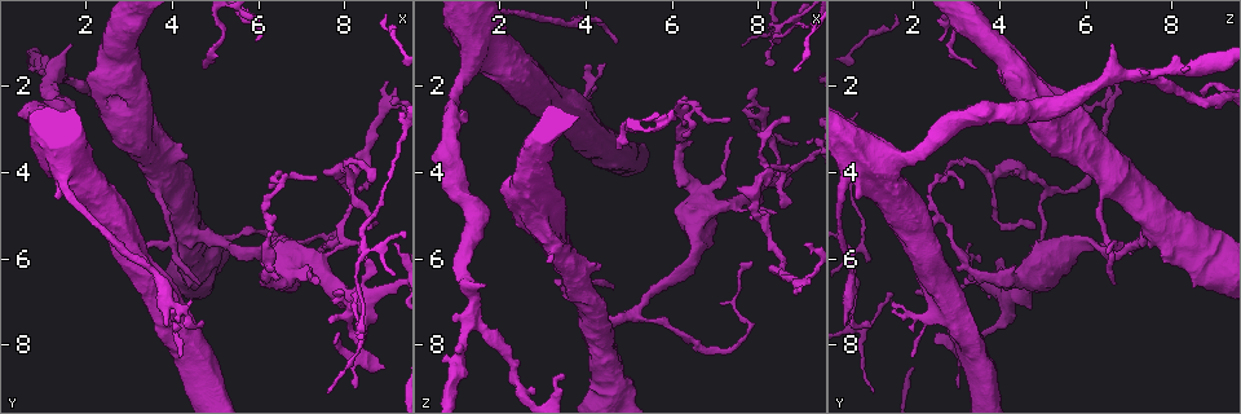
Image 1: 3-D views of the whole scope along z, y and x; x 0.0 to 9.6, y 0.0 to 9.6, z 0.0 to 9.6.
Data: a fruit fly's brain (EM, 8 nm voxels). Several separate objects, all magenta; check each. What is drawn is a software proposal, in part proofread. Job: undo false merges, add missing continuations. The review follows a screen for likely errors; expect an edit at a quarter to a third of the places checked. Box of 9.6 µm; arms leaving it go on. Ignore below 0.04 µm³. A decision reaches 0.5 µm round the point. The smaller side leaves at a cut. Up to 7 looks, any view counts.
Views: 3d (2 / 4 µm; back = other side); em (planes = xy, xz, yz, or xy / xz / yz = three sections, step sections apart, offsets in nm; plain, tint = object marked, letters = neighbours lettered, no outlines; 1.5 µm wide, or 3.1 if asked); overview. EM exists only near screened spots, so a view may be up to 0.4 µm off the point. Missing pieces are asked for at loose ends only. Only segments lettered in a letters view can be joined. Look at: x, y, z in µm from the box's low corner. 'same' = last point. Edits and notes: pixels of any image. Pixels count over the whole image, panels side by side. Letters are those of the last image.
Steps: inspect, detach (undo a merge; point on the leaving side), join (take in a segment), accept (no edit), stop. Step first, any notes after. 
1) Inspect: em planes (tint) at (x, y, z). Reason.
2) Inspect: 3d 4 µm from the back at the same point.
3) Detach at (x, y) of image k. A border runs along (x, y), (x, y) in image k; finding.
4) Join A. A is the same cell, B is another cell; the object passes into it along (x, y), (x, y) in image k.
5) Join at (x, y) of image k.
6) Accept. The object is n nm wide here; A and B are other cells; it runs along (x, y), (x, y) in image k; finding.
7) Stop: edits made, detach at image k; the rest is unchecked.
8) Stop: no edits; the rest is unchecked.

Inspect: em planes (letters) at (1.35, 4.60, 0.80). Thick end.

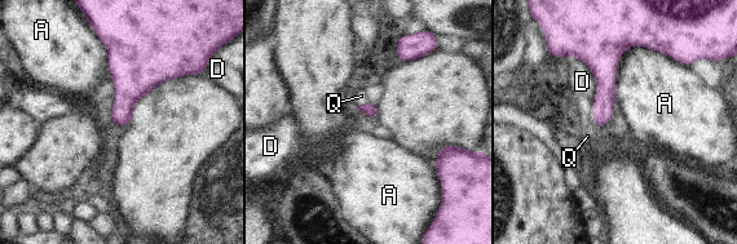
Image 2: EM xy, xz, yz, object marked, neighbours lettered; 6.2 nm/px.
Join Q. Q is the same cell, A and D are other cells; the object passes into it along (369, 109), (362, 105), (361, 96) in image 2; the cell continues.

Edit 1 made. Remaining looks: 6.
Inspect: overview.

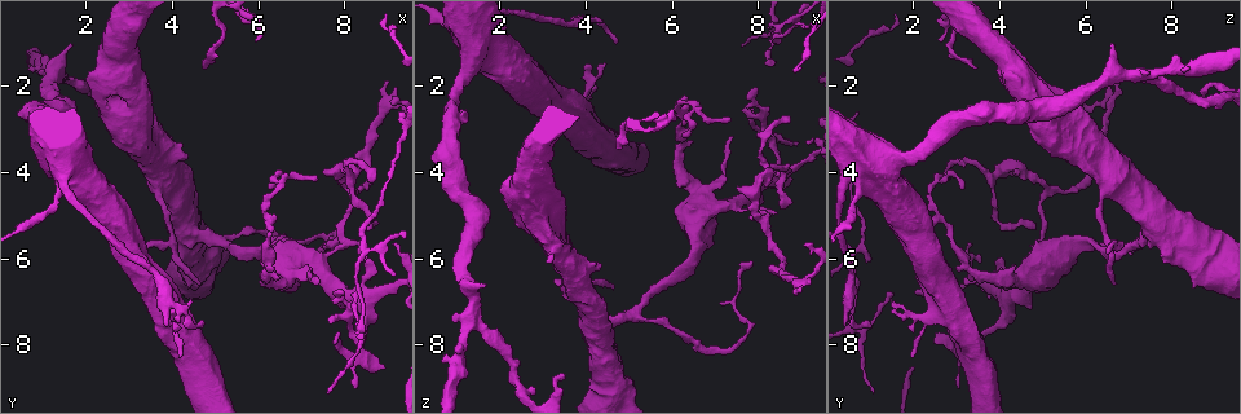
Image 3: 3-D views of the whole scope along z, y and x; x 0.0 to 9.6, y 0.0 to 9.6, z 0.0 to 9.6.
Inspect: 3d 4 µm from the back at (4.45, 5.55, 7.65). Calibre changes.

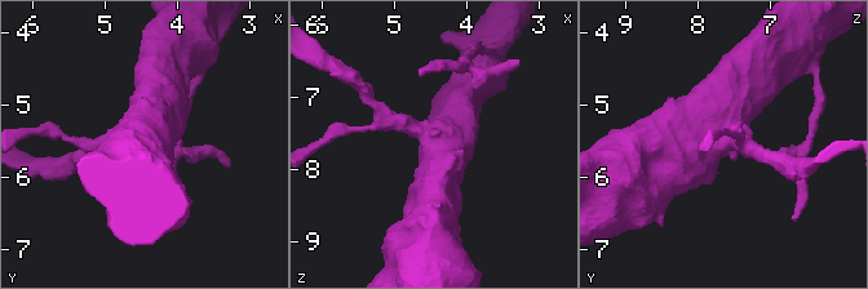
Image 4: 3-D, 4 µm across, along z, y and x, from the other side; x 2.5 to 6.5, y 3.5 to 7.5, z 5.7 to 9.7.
Inspect: em xz step 8 (tint) at (4.40, 5.50, 7.65).

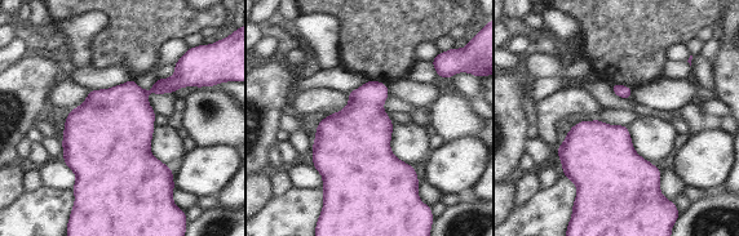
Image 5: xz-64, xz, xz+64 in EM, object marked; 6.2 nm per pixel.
Inspect: em xz step 8 (letters) at the same point.

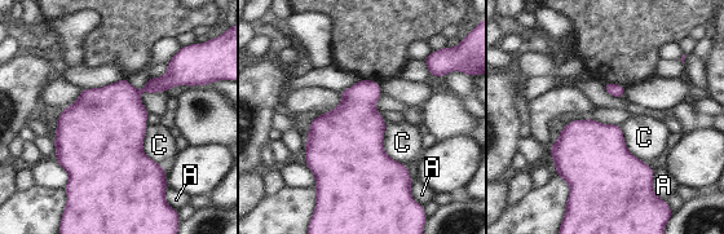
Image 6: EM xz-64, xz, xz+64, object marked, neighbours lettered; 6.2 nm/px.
Accept. A and C are other cells; a border runs along (385, 122), (383, 150), (406, 166) in image 6; all the same cell.

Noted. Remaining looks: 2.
Stop: edits made, join at image 2; the rest is unchecked.

